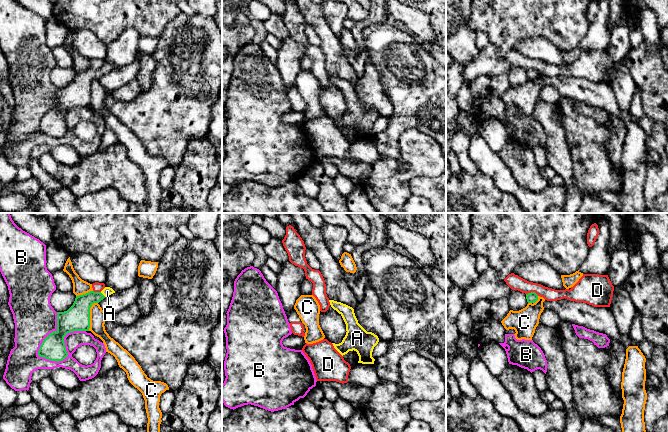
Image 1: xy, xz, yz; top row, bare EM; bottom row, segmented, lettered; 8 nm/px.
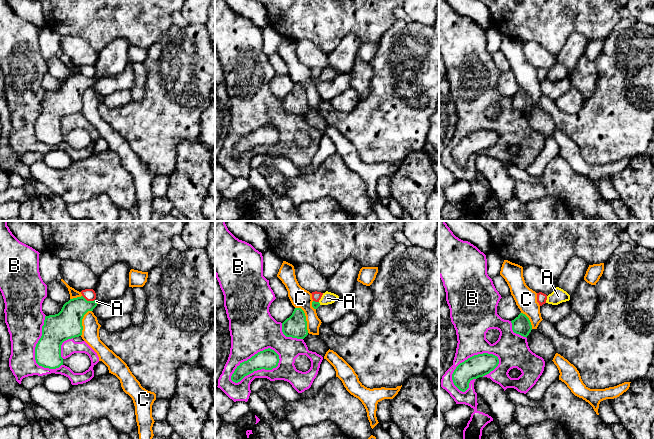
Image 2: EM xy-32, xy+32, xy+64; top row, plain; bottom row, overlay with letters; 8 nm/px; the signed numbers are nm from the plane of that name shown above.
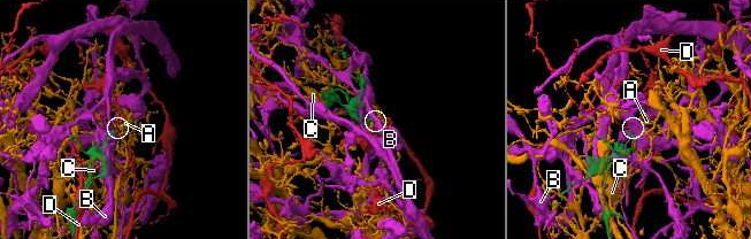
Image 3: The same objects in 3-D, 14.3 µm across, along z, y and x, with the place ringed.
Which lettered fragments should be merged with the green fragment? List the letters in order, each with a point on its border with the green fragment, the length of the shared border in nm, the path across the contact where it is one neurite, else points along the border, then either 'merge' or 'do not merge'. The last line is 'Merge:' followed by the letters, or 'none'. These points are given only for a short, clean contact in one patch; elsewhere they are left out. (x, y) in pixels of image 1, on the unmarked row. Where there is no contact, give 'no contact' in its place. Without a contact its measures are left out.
A: meets green in xy at (102, 70); contact 60 nm long; runs through xy (78, 90), (93, 73), (102, 70), (107, 67); merge
B: meets green in xy at (66, 127); contact 440 nm long; do not merge
C: meets green in xy at (89, 91); contact 240 nm long; do not merge
D: meets green in yz at (532, 68); contact 110 nm long; border along yz (526, 69), (535, 68), (538, 71); do not merge
Merge: A

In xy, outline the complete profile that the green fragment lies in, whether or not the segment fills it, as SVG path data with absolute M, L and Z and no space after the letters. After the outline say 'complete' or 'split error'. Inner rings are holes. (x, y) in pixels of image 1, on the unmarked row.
M105 63L101 68L90 67L76 72L67 87L57 88L57 106L43 116L38 132L56 138L64 136L68 132L64 113L74 107L89 107L91 82L113 69L112 64Z; split error

